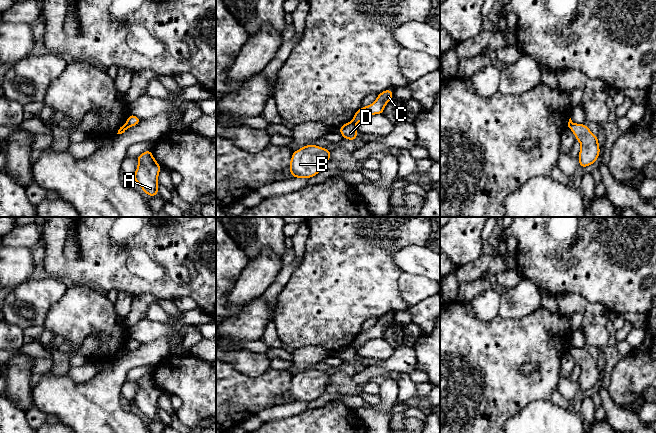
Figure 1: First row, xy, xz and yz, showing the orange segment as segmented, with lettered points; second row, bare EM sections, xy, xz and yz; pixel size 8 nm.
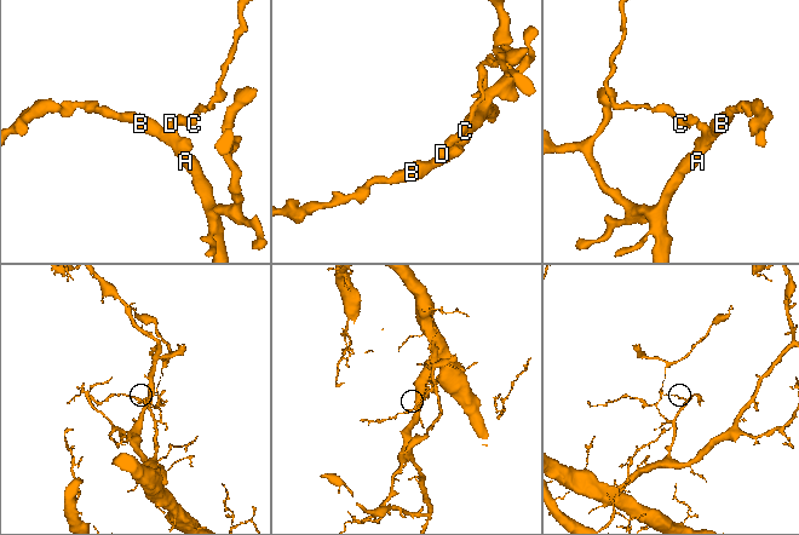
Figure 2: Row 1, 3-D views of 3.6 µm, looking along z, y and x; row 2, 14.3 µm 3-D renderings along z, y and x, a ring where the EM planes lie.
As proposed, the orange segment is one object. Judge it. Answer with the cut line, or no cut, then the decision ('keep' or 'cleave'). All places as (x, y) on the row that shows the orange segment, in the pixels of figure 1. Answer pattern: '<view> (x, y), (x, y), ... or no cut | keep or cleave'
xz (351, 121), (354, 125) | cleave

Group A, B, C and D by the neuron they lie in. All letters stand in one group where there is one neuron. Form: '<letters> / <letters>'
A B D / C

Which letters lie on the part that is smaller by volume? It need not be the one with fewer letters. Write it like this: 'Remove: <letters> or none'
Remove: C

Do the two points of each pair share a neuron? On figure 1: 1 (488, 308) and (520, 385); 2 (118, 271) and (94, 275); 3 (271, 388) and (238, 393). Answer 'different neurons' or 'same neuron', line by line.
1: different neurons
2: same neuron
3: same neuron

